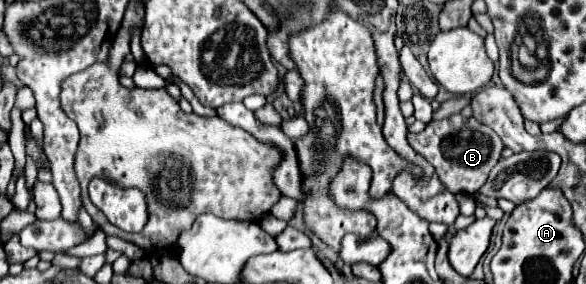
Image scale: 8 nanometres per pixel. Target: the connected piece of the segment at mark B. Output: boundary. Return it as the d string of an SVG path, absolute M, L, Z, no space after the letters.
M453 114L439 122L431 120L423 132L409 134L407 140L415 152L435 166L439 180L453 194L475 194L487 182L487 176L499 162L503 150L501 138L489 126L477 122L475 118L463 118L461 114Z

